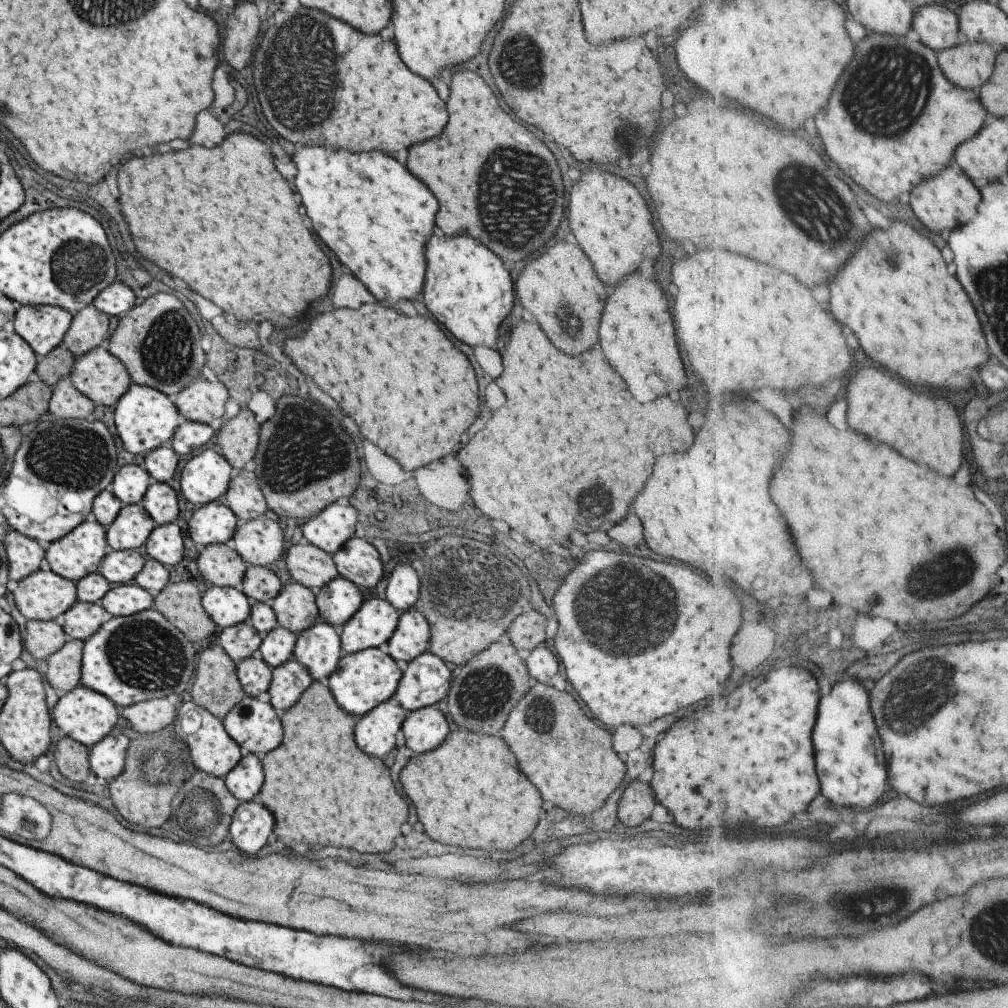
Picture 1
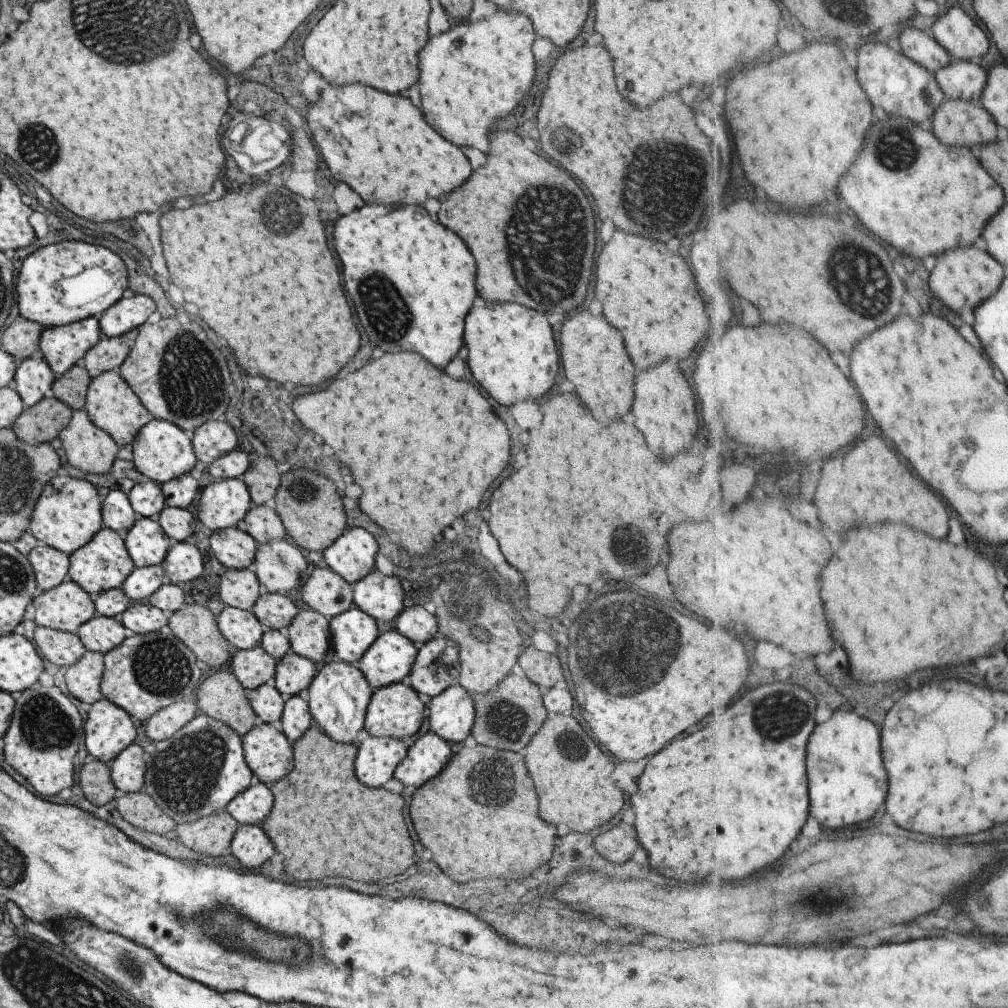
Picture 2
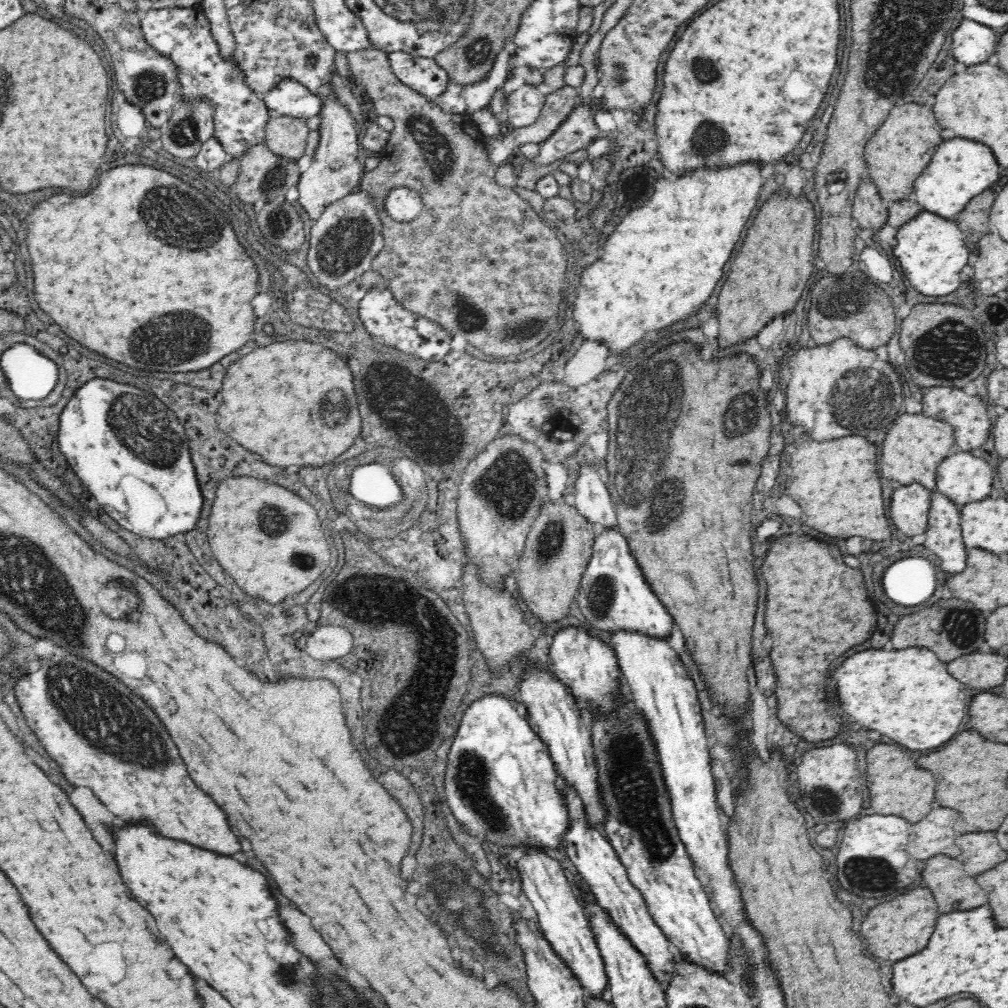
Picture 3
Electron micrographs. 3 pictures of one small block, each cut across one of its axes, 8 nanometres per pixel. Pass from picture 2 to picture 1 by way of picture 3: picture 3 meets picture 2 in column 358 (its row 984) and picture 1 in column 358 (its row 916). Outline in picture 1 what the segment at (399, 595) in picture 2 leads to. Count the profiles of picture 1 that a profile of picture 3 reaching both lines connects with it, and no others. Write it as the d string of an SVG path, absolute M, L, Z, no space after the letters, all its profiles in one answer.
M364 538L347 539L332 559L338 576L359 588L371 590L383 576L379 555Z

